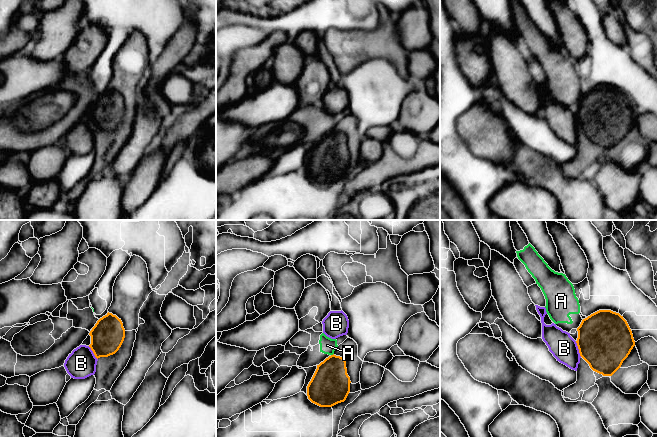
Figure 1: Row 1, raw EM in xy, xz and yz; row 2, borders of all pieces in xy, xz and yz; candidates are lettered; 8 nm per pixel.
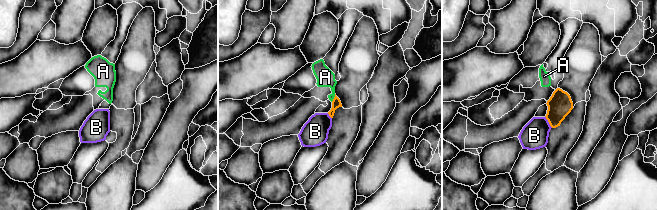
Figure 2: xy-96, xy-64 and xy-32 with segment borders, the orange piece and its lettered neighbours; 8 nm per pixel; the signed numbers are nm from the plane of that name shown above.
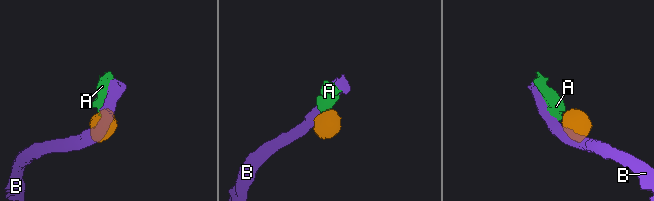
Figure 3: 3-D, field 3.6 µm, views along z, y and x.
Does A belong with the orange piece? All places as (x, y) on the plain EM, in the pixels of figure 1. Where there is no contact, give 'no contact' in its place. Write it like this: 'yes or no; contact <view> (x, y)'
no; contact xz (333, 130)

